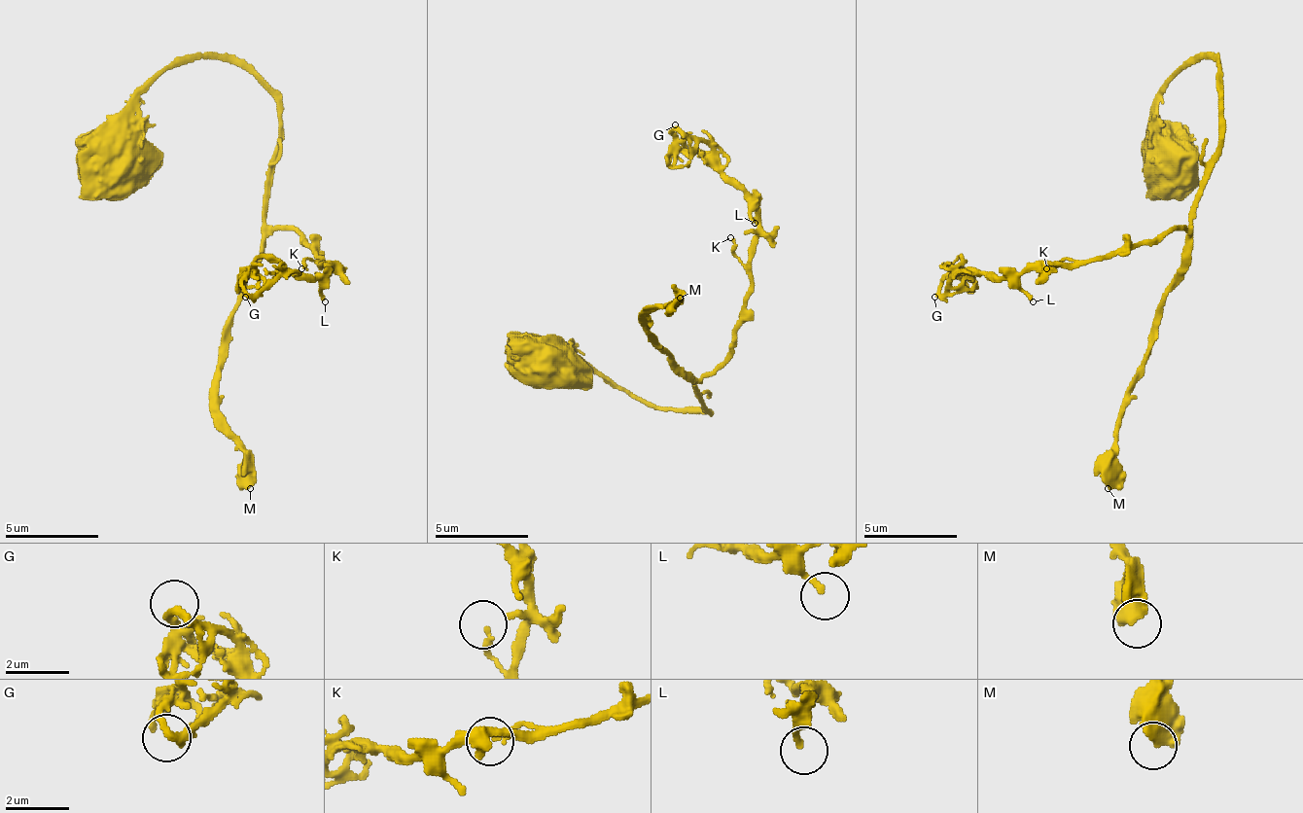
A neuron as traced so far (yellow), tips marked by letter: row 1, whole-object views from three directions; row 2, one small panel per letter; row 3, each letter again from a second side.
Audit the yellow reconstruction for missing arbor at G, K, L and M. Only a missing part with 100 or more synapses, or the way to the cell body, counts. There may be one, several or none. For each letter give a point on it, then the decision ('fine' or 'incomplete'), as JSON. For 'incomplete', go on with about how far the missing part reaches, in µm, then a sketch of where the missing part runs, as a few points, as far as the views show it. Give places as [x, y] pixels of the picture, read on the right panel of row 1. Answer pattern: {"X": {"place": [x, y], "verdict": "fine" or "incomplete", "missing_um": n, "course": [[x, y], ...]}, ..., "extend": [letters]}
{"G": {"place": [934, 297], "verdict": "fine"}, "K": {"place": [1046, 268], "verdict": "fine"}, "L": {"place": [1033, 301], "verdict": "fine"}, "M": {"place": [1108, 488], "verdict": "incomplete", "missing_um": 300}, "extend": ["M"]}

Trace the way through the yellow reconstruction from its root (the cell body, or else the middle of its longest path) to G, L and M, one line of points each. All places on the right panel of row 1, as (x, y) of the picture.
G: (1168, 160), (1154, 147), (1154, 105), (1211, 58), (1219, 157), (1186, 227), (1093, 259), (971, 273), (934, 297)
L: (1168, 160), (1154, 105), (1211, 58), (1219, 157), (1196, 217), (1028, 268), (1018, 287), (1033, 301)
M: (1168, 160), (1154, 147), (1154, 105), (1211, 58), (1219, 157), (1196, 203), (1191, 259), (1121, 413), (1108, 488)

